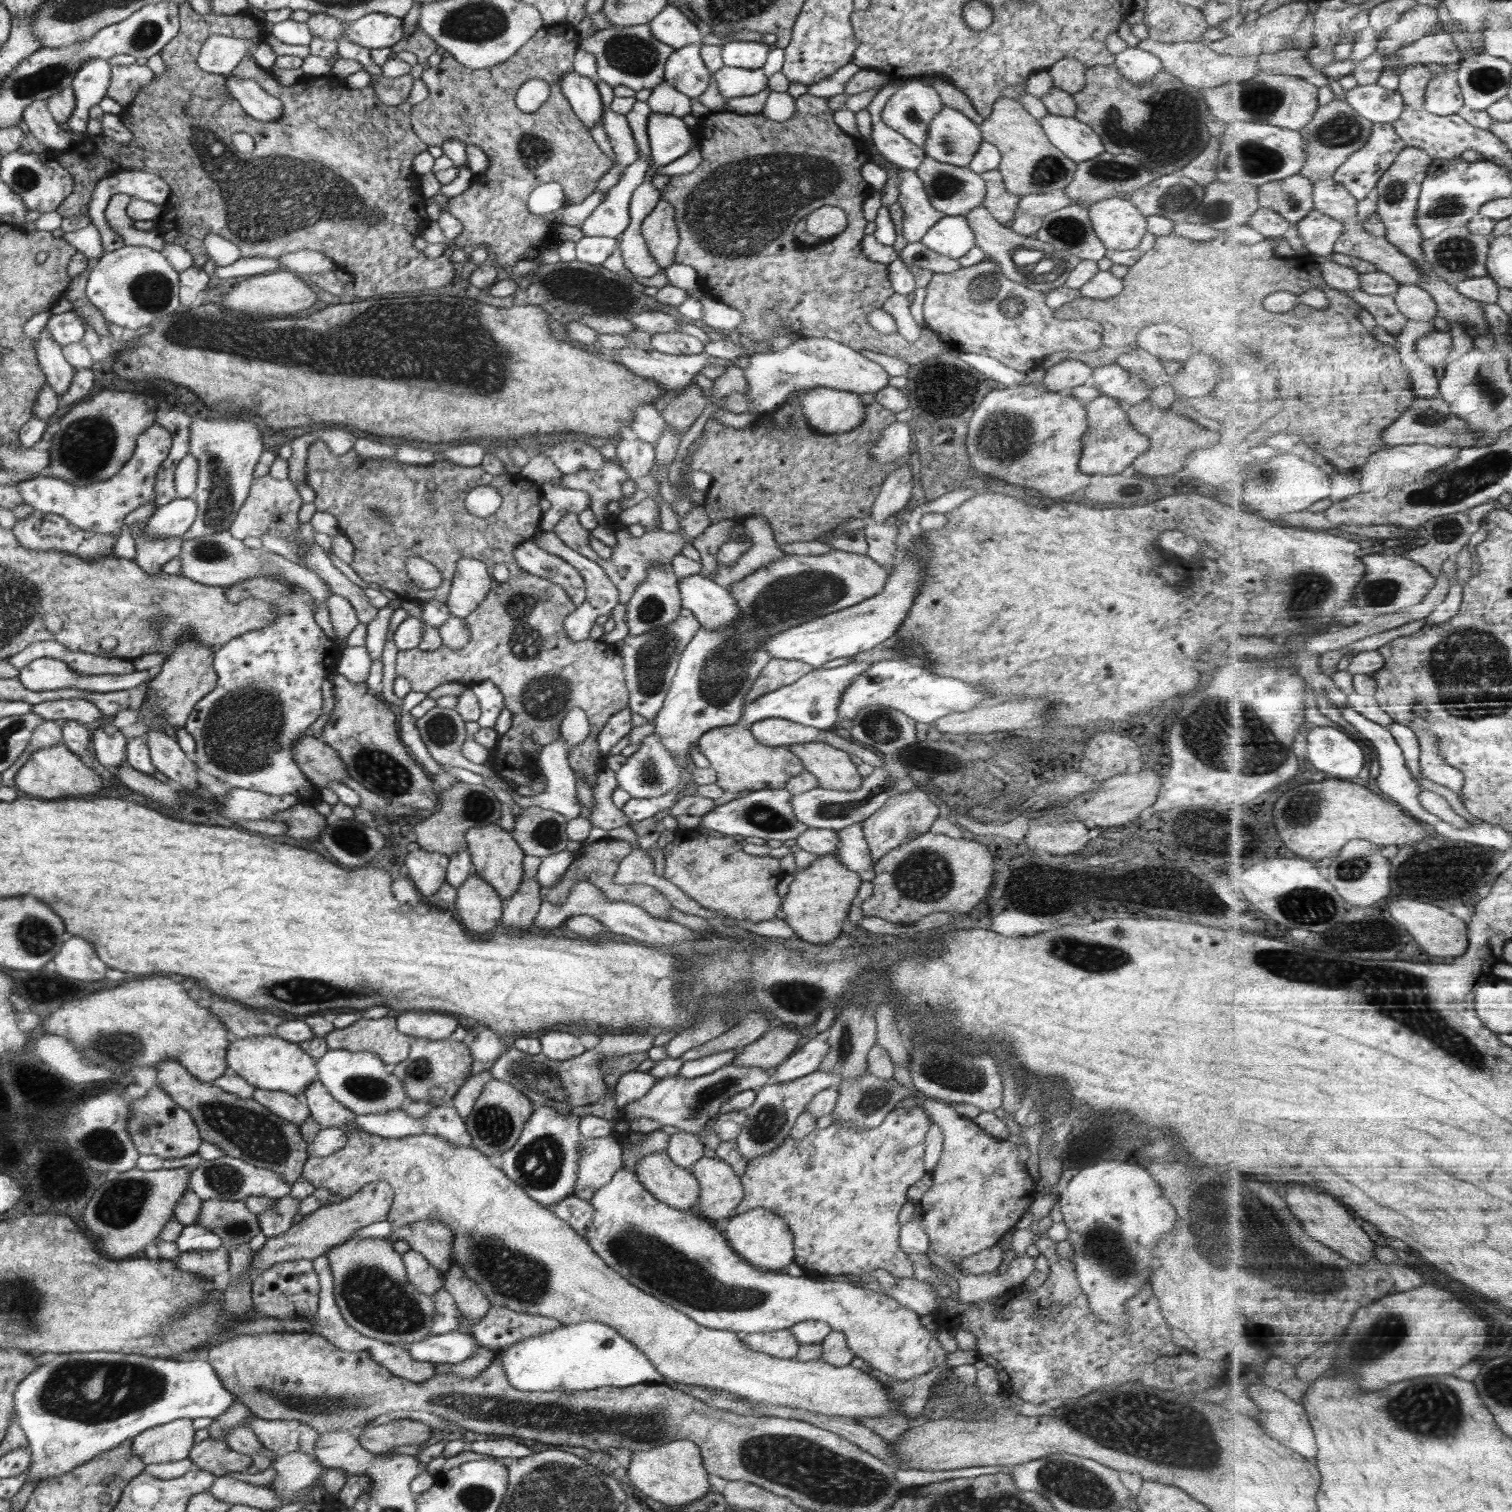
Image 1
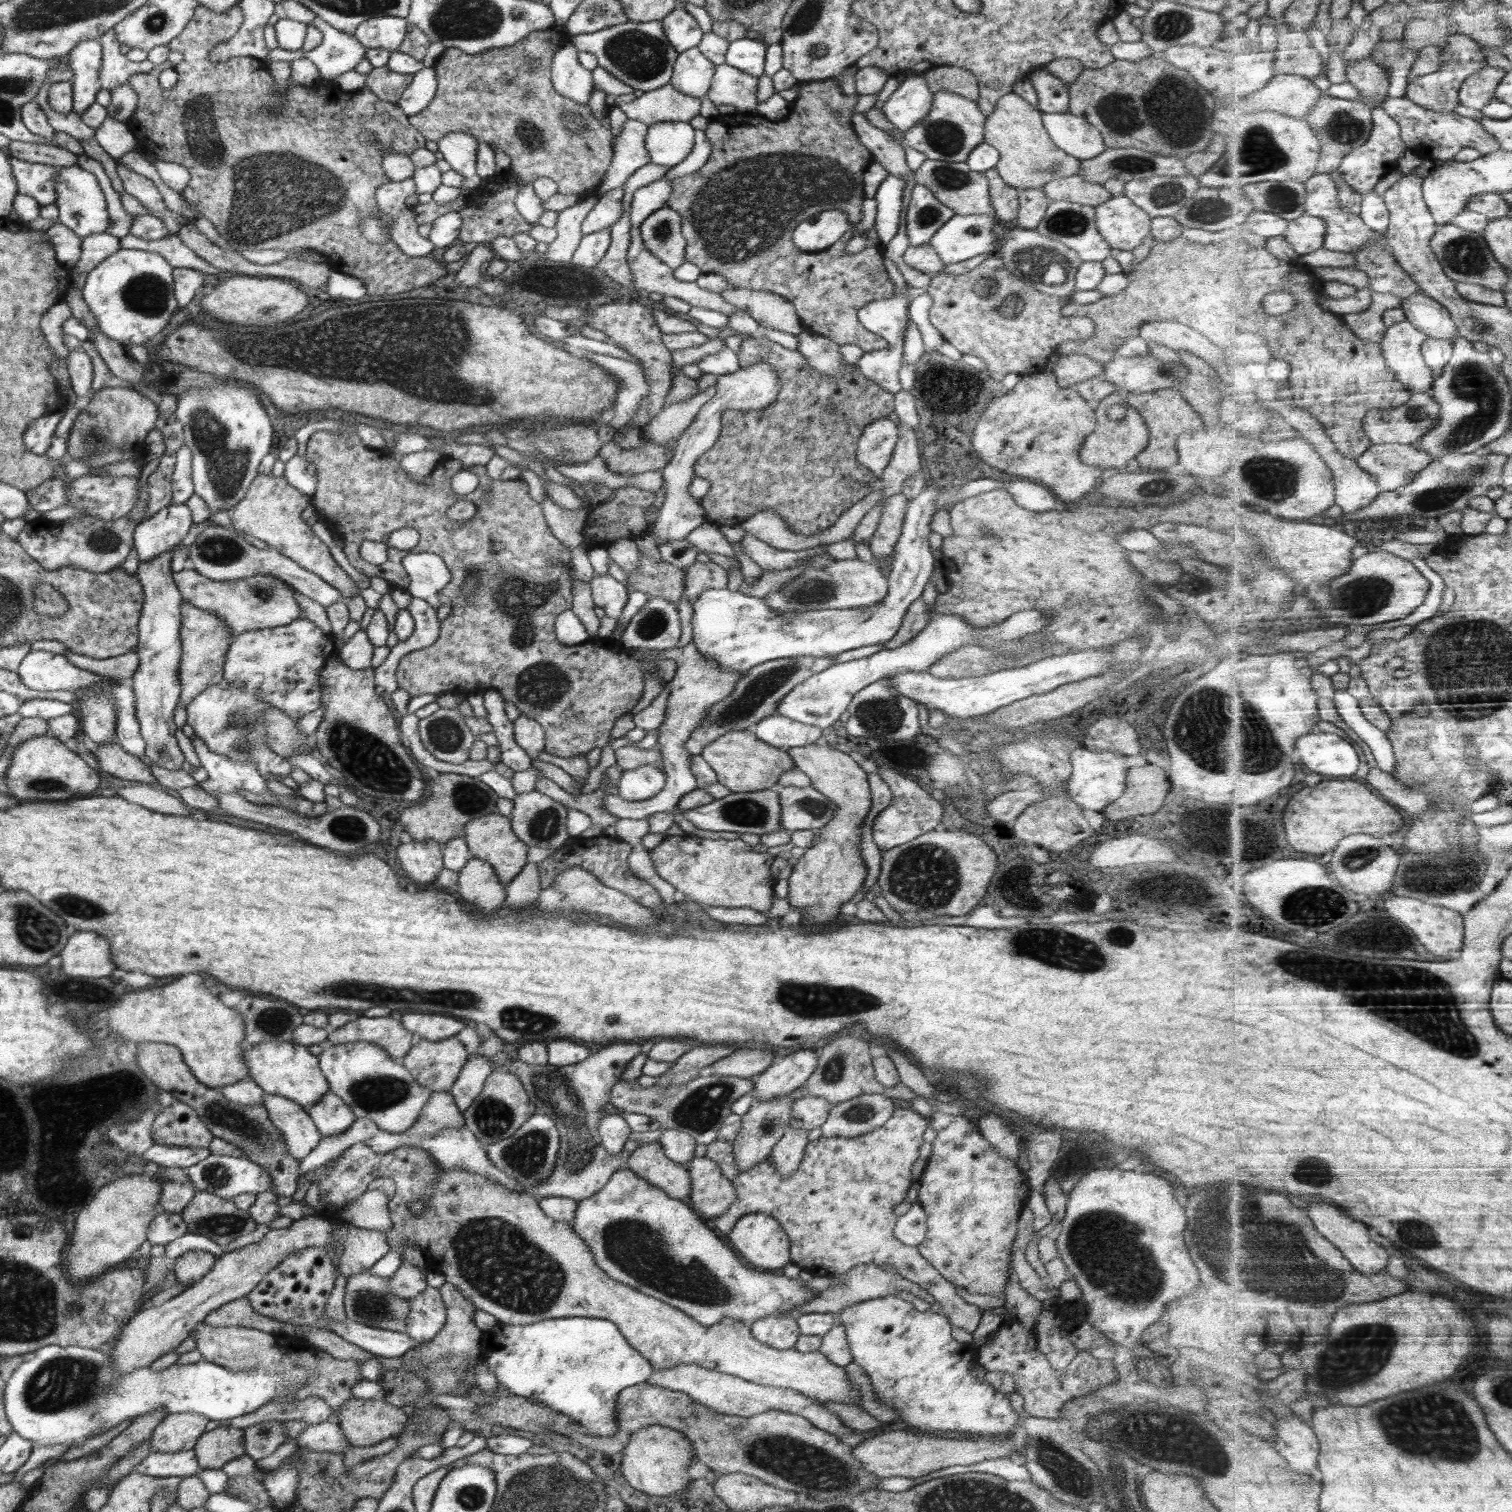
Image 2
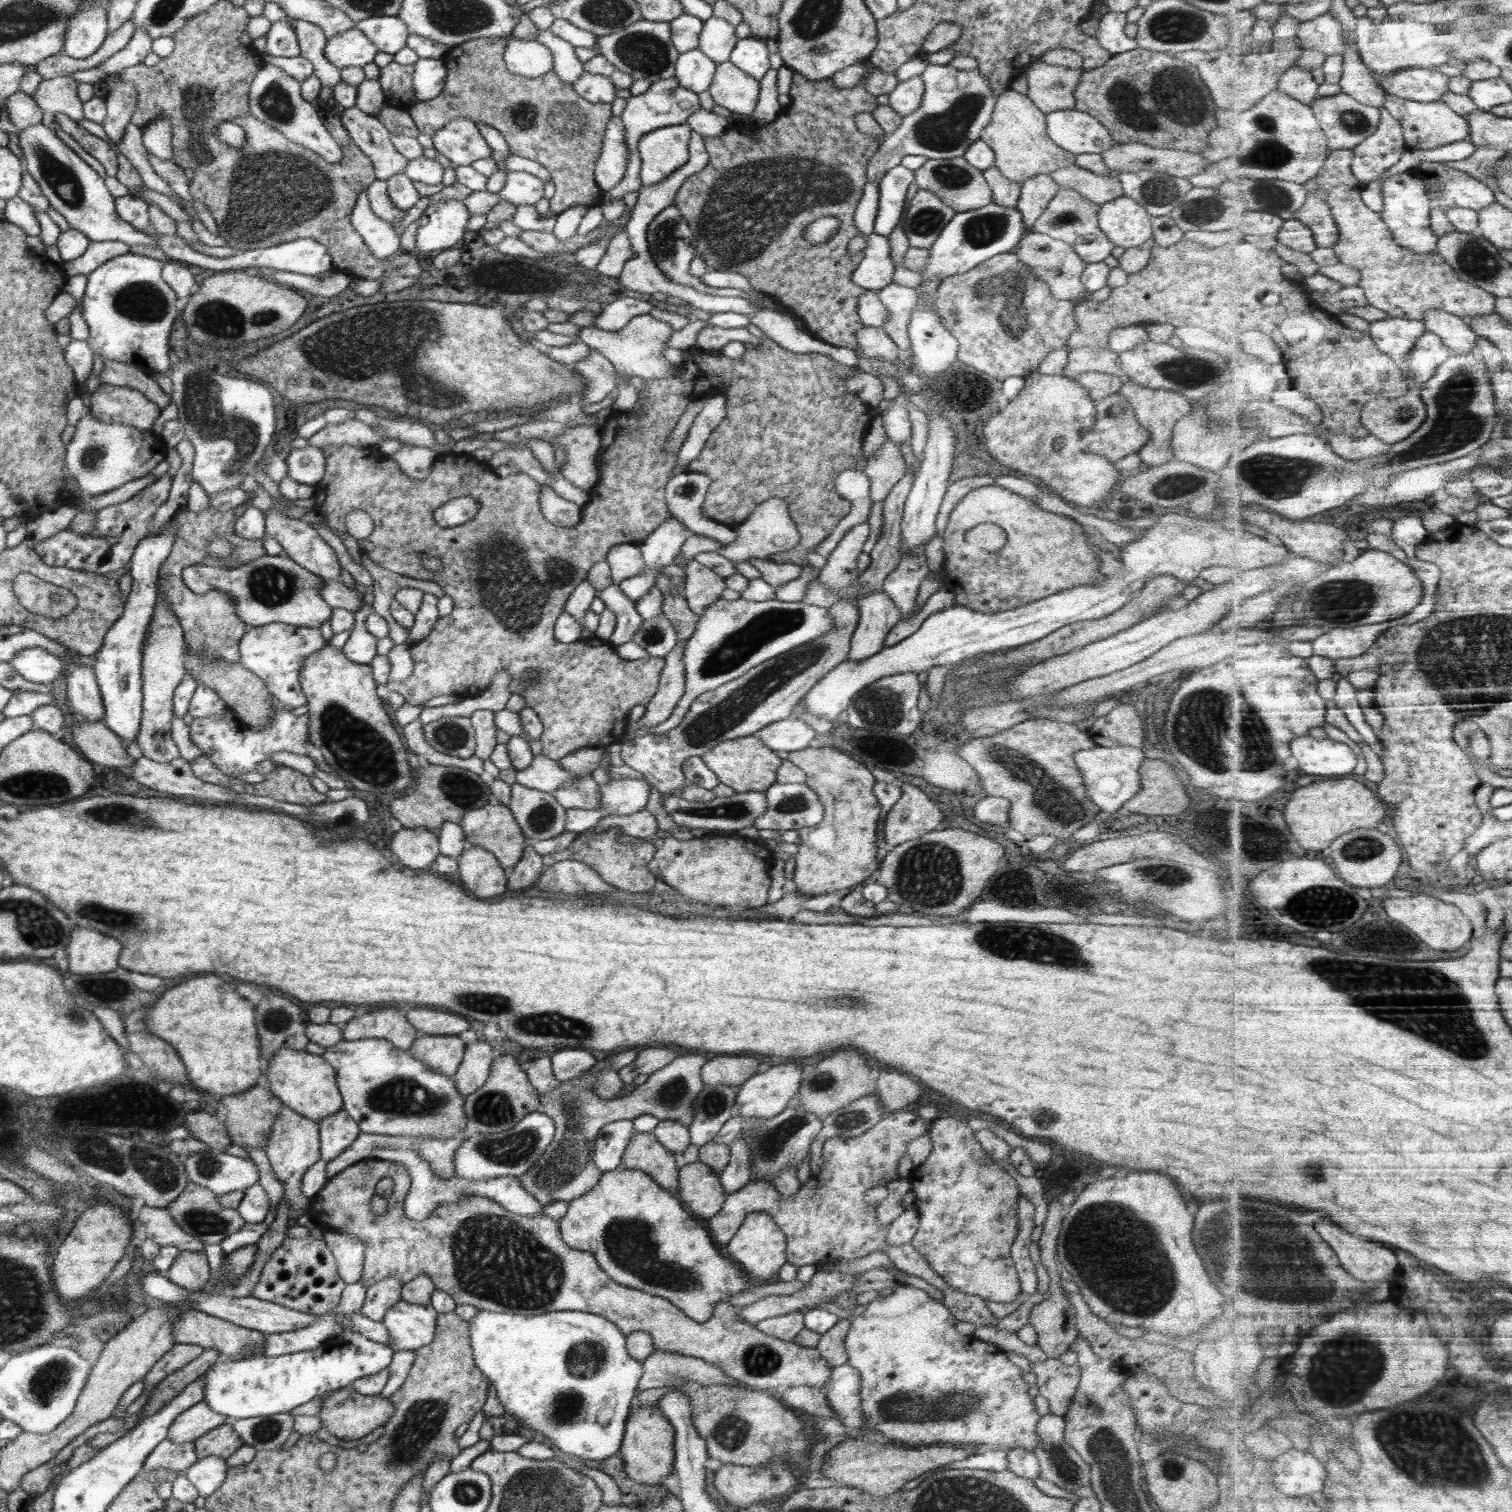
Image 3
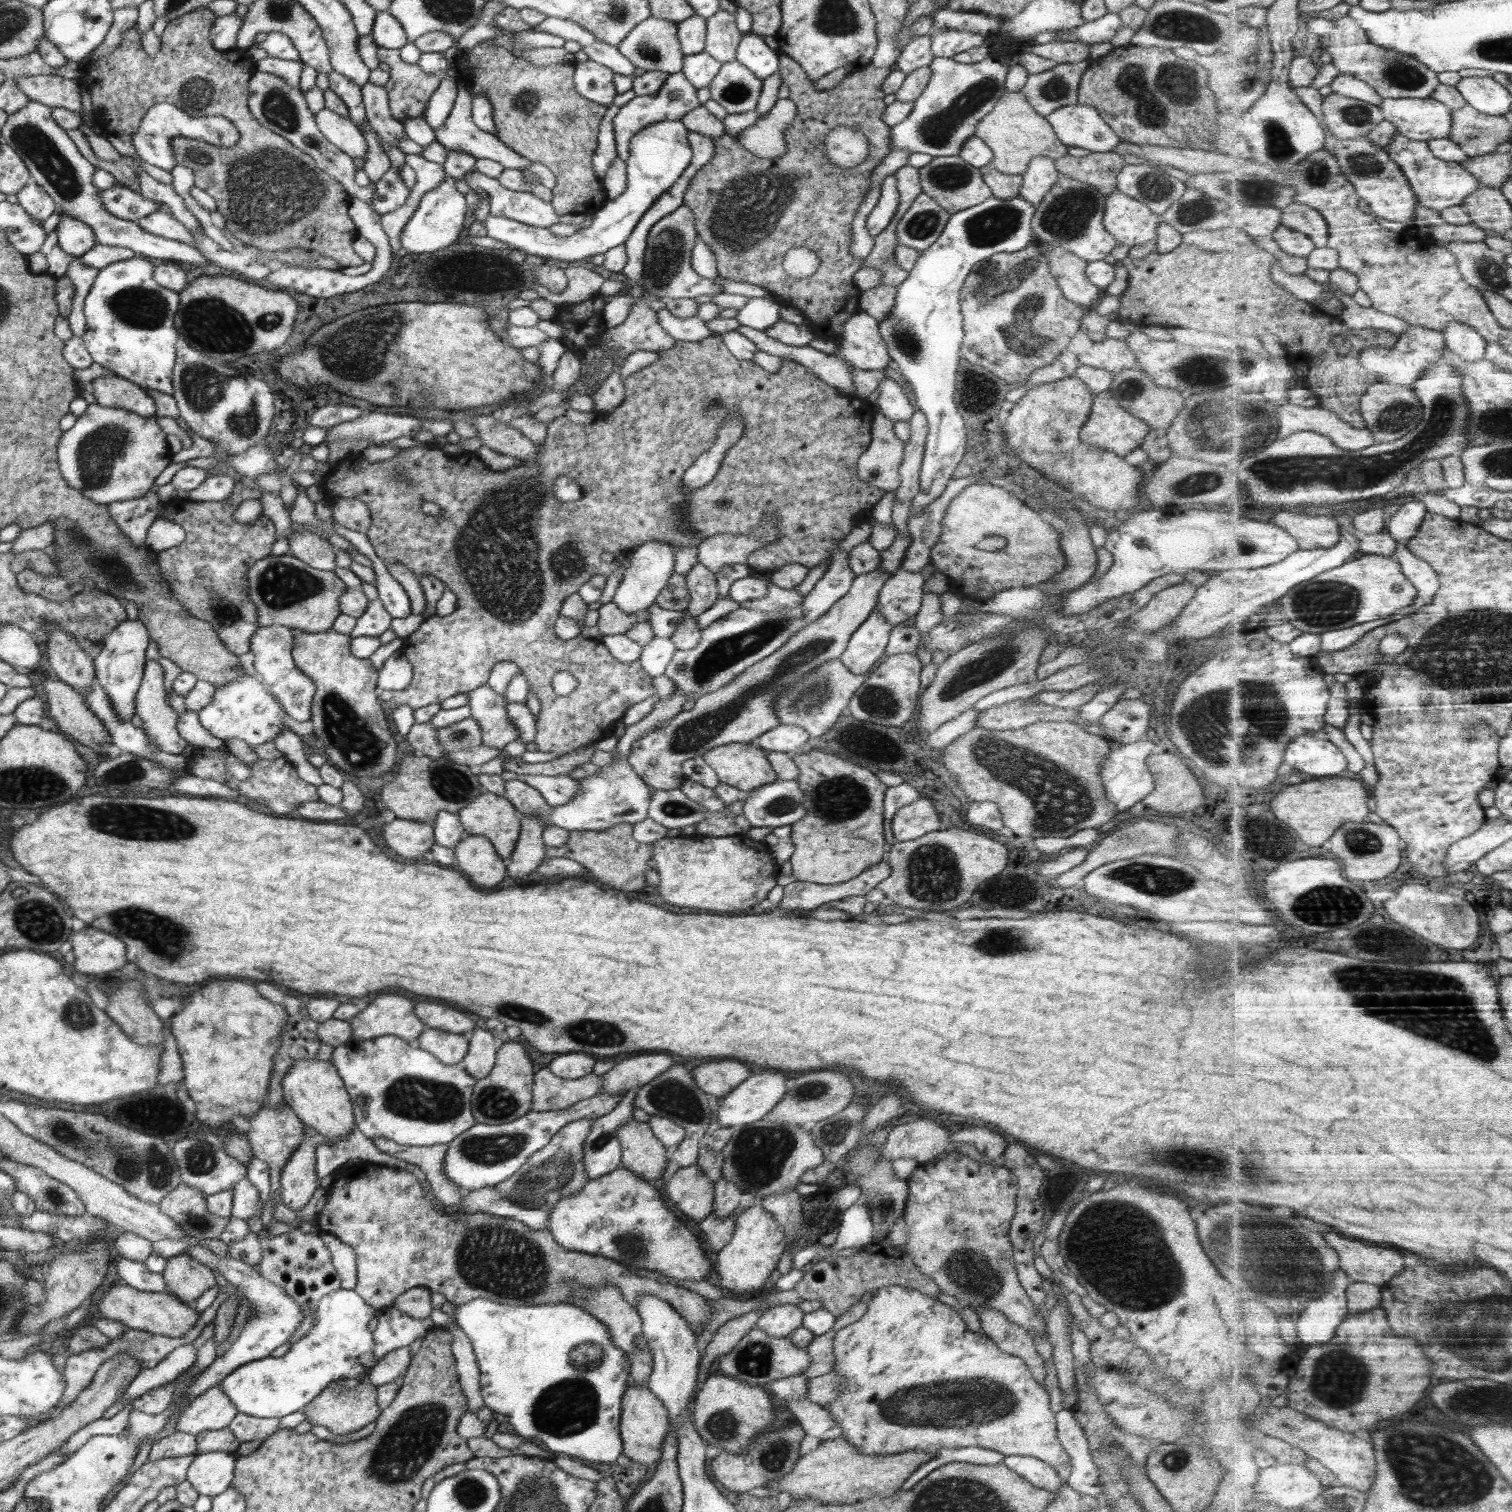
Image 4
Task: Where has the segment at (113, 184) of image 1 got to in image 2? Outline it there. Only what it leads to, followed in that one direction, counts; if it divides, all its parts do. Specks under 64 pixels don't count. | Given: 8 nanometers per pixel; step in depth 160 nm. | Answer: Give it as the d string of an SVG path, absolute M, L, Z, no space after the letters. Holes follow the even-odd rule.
M168 236L160 240L146 240L135 237L123 239L120 243L124 249L142 249L163 256L173 268L191 268L205 274L221 275L224 270L208 264L193 250L190 250L178 236Z

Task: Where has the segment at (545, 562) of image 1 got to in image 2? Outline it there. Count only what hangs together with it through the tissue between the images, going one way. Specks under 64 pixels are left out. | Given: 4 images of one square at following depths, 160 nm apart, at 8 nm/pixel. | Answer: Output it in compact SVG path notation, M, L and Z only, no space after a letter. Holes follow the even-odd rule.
M574 580L571 591L573 601L569 613L576 615L582 621L590 638L596 637L601 622L594 613L595 604L591 597L591 585Z

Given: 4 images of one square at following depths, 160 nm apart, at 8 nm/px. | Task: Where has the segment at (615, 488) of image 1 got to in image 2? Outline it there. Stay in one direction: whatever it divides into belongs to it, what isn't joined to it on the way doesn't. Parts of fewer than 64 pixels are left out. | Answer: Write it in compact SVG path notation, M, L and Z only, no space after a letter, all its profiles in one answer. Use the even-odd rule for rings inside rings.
M672 439L667 444L646 441L640 448L625 450L612 440L601 443L598 454L604 458L608 469L612 473L626 477L628 475L638 475L642 472L664 469L674 456L676 441L678 439Z

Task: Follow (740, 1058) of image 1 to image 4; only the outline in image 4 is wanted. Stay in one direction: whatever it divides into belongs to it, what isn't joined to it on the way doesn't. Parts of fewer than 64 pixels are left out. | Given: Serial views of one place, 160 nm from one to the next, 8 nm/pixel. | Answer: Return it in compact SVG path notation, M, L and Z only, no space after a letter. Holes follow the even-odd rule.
M734 1060L703 1063L691 1071L696 1084L711 1098L722 1098L749 1076L748 1068Z

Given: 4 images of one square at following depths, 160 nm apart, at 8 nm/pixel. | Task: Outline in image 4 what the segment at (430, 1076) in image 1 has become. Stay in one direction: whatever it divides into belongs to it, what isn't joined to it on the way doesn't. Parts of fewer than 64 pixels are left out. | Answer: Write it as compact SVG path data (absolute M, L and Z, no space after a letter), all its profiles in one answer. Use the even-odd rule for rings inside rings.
M425 1025L415 1045L433 1054L446 1066L459 1064L469 1049L469 1041L464 1039L462 1033L450 1033L430 1028L428 1025Z

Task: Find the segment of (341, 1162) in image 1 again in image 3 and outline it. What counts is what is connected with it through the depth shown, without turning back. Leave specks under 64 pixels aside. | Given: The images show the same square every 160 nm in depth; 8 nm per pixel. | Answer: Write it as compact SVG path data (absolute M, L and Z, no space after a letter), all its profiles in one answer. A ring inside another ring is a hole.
M375 1158L361 1159L329 1178L307 1208L307 1214L317 1226L328 1226L336 1232L357 1236L364 1241L365 1261L360 1281L364 1281L366 1288L386 1277L398 1277L404 1286L412 1279L426 1275L436 1289L447 1292L457 1304L472 1304L482 1310L522 1316L558 1310L578 1310L600 1315L613 1322L625 1336L642 1330L652 1337L654 1350L703 1359L752 1390L777 1392L781 1388L794 1386L814 1386L820 1390L830 1381L832 1369L828 1368L816 1348L800 1346L794 1341L786 1342L760 1332L754 1325L745 1323L738 1316L738 1309L730 1302L717 1302L713 1306L712 1316L706 1322L696 1322L667 1298L614 1282L600 1268L593 1254L565 1244L558 1221L549 1216L514 1214L489 1198L466 1195L458 1203L438 1205L424 1220L412 1221L403 1211L410 1187L411 1176L402 1163ZM382 1179L392 1179L394 1188L385 1213L375 1214L371 1209L371 1200L378 1195L375 1188Z

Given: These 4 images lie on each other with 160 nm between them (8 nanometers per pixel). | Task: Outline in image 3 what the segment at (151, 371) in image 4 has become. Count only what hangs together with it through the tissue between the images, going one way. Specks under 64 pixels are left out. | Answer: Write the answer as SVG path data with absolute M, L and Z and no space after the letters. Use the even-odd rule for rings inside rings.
M126 253L101 264L87 275L87 285L83 296L83 317L89 326L89 347L103 360L127 362L154 377L154 371L170 376L170 357L168 357L168 340L172 325L178 318L176 293L162 278L163 261L155 258Z

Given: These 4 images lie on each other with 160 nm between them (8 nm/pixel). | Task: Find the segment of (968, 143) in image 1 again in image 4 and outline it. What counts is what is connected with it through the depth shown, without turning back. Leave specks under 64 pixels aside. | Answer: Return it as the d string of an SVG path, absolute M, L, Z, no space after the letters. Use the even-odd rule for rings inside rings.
M1007 57L991 58L964 64L953 58L935 58L929 67L932 76L914 101L912 112L891 127L891 148L928 154L932 157L956 156L962 145L976 132L976 125L1006 92Z

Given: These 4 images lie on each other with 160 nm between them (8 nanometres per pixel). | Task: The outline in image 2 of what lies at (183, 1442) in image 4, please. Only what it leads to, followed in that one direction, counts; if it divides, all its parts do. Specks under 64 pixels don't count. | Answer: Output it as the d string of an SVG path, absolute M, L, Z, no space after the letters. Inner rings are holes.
M194 1449L180 1450L174 1453L150 1452L140 1464L135 1466L136 1472L168 1478L169 1476L188 1477L196 1475L200 1470Z

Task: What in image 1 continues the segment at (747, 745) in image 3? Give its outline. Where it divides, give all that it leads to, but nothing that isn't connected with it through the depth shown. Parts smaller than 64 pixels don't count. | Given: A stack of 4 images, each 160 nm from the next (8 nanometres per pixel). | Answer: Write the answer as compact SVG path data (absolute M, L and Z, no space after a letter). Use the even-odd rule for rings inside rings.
M740 723L709 730L699 738L697 745L716 771L715 783L726 794L748 789L784 789L789 778L805 769L802 761L787 747L760 744L749 727Z

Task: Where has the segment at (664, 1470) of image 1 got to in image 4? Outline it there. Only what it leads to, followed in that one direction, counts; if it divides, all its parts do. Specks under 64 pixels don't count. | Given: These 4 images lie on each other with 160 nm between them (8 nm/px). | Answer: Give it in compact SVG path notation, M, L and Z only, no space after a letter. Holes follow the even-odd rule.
M629 1387L622 1395L622 1415L620 1415L619 1432L623 1440L623 1453L634 1463L647 1467L661 1461L662 1445L669 1428L668 1410L662 1401L646 1387Z

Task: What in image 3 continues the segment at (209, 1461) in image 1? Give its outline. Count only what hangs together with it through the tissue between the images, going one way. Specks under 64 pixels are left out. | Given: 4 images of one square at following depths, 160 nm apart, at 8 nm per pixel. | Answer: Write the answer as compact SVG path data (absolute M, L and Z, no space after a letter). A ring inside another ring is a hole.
M227 1423L209 1430L194 1442L197 1458L219 1456L227 1459L237 1448L243 1445L243 1440Z

